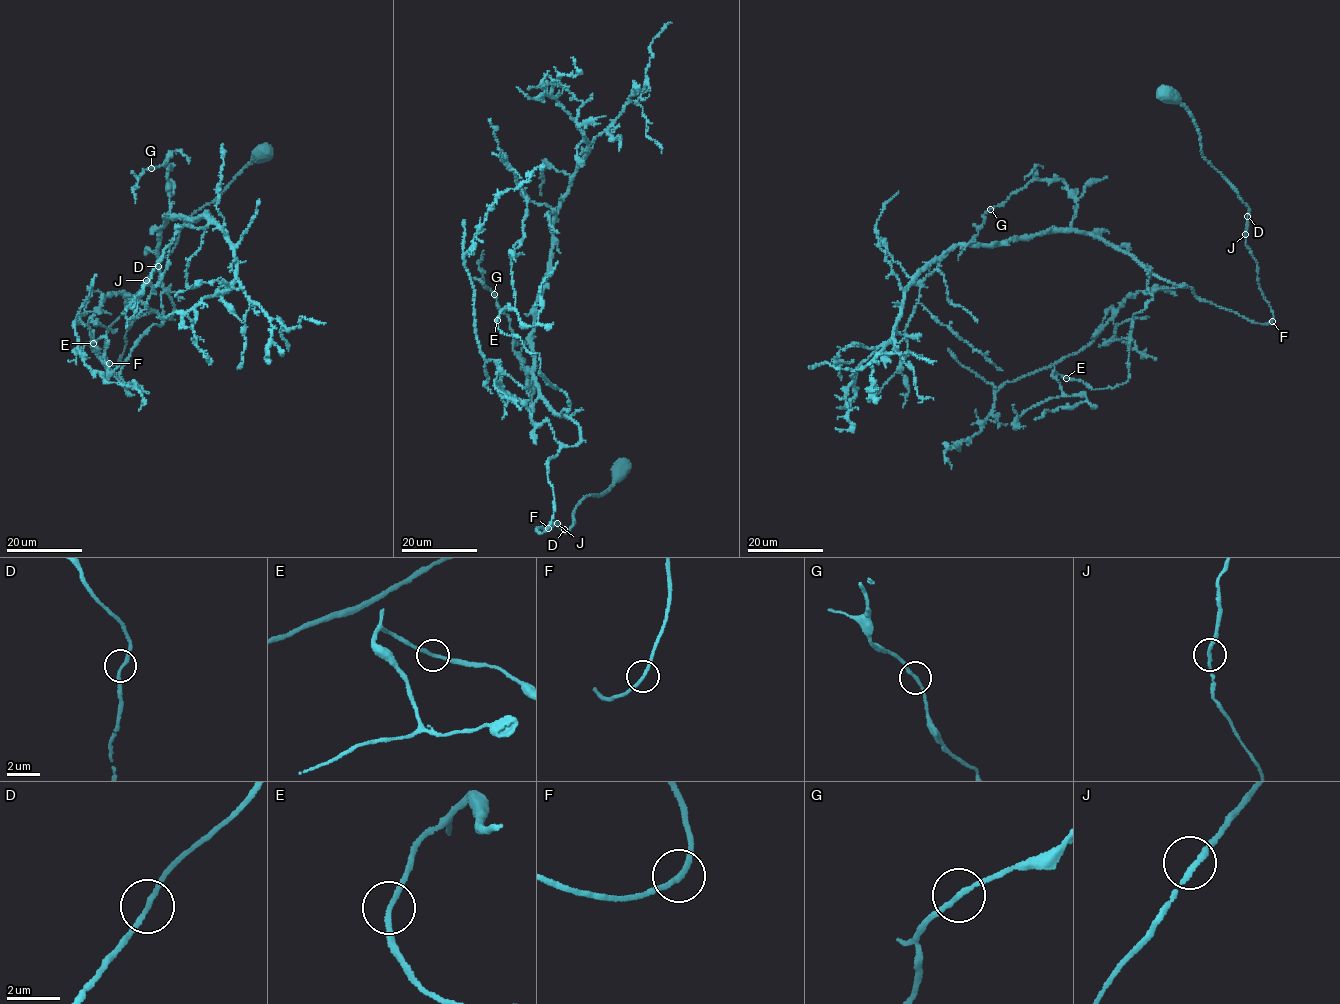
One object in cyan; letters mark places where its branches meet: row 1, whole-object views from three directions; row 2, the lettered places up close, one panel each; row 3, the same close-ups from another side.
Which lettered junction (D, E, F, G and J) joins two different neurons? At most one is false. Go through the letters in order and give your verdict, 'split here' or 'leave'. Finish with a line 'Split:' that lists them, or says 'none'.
D: leave
E: leave
F: leave
G: leave
J: leave
Split: none

